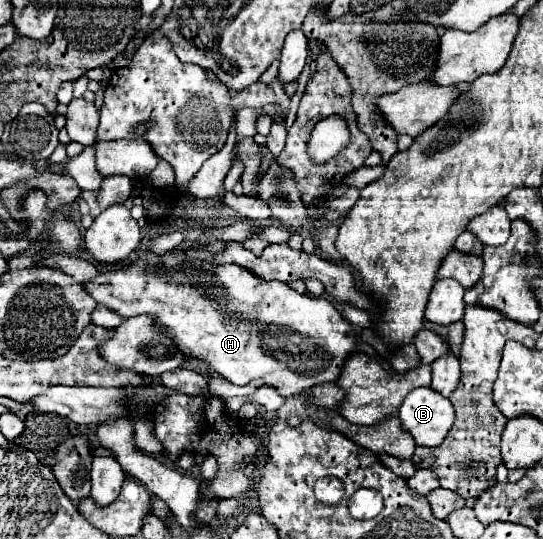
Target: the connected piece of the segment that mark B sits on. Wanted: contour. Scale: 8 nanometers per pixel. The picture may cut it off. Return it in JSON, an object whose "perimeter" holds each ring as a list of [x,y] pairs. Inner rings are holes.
{"perimeter":[[[416,388],[402,402],[398,418],[416,446],[440,446],[454,424],[454,408],[448,398],[432,388]]]}

